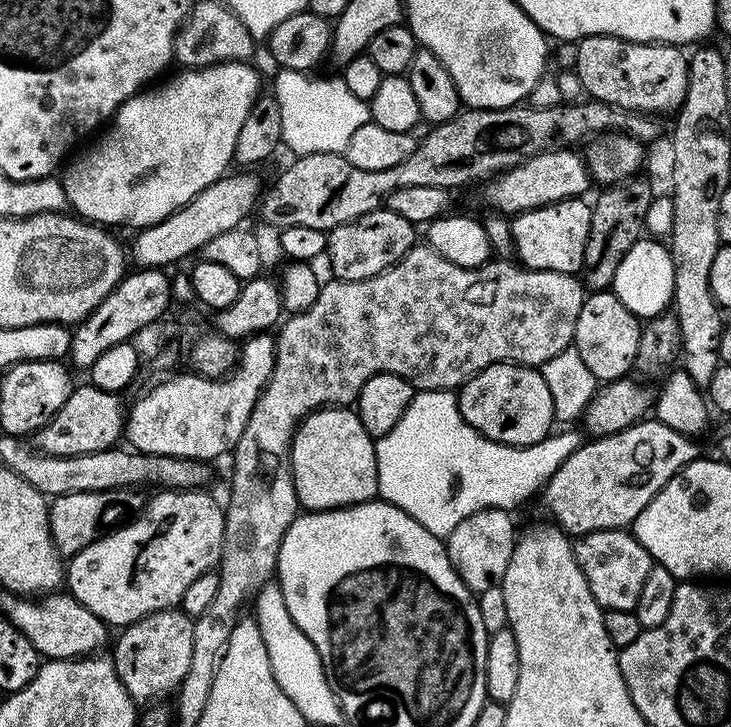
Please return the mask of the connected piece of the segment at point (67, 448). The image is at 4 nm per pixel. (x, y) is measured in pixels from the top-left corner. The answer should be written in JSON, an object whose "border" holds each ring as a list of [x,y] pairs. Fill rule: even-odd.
{"border":[[[84,382],[81,388],[73,387],[70,398],[66,398],[55,418],[34,434],[35,447],[48,456],[105,452],[121,439],[124,431],[126,408],[120,405],[120,398],[117,393],[96,388],[91,382]]]}

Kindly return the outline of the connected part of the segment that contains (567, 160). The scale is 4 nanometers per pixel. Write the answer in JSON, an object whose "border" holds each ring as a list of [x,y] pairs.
{"border":[[[557,148],[555,152],[543,152],[518,166],[507,168],[499,176],[493,176],[483,185],[488,204],[500,214],[519,214],[559,200],[571,200],[585,195],[590,185],[588,166],[579,151]]]}

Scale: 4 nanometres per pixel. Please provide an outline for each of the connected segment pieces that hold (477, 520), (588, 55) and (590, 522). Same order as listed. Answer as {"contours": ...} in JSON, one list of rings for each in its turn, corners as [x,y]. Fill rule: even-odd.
{"contours":[[[[487,508],[470,514],[458,526],[454,526],[452,535],[447,537],[448,557],[456,573],[466,582],[466,586],[474,594],[488,592],[499,585],[506,574],[506,566],[510,566],[510,558],[516,549],[518,531],[512,521],[513,513],[502,508]]],[[[585,36],[575,48],[574,71],[578,78],[582,78],[584,91],[591,99],[611,104],[614,108],[623,108],[625,112],[675,114],[680,111],[688,85],[688,56],[683,47],[675,44],[643,44],[637,40],[623,40],[617,36]]],[[[645,418],[626,430],[589,441],[568,455],[542,489],[544,504],[557,520],[553,521],[572,538],[594,530],[627,529],[662,486],[698,456],[693,437],[678,434],[678,430],[670,430],[655,418]]]]}

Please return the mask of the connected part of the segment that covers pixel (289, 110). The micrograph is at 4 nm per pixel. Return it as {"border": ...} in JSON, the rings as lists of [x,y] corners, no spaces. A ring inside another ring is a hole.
{"border":[[[279,69],[274,82],[273,95],[279,104],[282,117],[283,145],[294,150],[295,155],[306,153],[343,153],[355,130],[369,121],[369,105],[352,94],[341,77],[314,78],[312,74],[292,69]]]}

